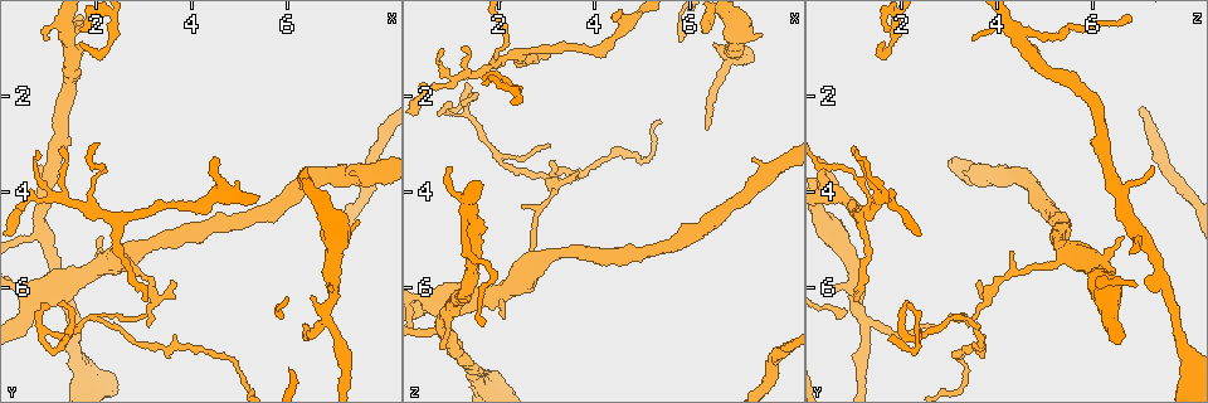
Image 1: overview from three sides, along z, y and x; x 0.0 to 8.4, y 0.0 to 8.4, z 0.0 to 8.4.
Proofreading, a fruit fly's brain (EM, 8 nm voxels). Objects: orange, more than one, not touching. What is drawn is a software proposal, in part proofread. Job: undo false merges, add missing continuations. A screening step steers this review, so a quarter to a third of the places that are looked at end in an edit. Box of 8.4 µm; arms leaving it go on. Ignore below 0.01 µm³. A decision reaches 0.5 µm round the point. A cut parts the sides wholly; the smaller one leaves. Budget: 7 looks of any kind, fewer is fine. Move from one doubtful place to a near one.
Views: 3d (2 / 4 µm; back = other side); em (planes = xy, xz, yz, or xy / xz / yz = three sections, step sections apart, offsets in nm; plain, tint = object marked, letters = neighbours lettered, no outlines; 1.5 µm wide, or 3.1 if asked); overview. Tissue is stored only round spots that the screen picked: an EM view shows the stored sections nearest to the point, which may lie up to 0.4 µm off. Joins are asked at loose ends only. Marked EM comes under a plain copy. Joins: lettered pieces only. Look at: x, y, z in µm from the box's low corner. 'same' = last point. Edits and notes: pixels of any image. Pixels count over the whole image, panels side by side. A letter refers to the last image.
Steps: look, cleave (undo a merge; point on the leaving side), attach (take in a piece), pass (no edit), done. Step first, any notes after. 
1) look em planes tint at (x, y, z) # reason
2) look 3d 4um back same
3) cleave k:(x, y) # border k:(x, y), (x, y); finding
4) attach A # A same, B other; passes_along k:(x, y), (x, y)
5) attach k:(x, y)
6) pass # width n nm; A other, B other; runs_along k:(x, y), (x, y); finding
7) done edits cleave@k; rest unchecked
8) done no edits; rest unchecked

look em yz step 8 letters at (1.40, 0.75, 4.50) # three arms meet

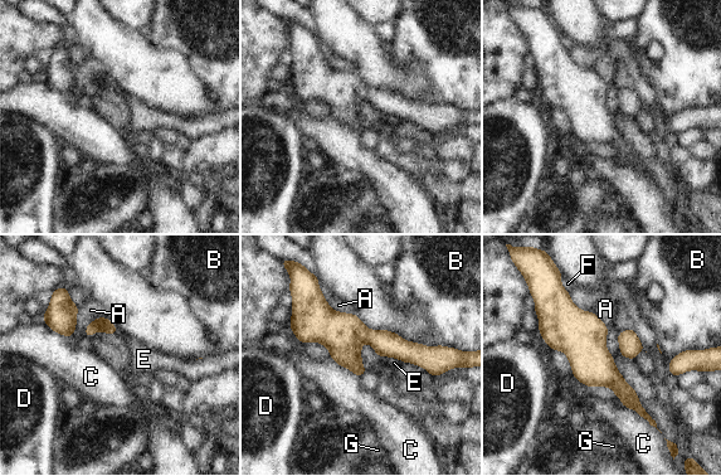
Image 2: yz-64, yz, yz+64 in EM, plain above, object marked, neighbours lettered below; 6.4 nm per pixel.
pass # width 180 nm; A other, B other, C other, D other, E other, F other, G other; border 2:(79, 306), (71, 336); all the same neuron

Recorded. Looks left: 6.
look em planes letters at (6.30, 3.85, 0.70) # free end

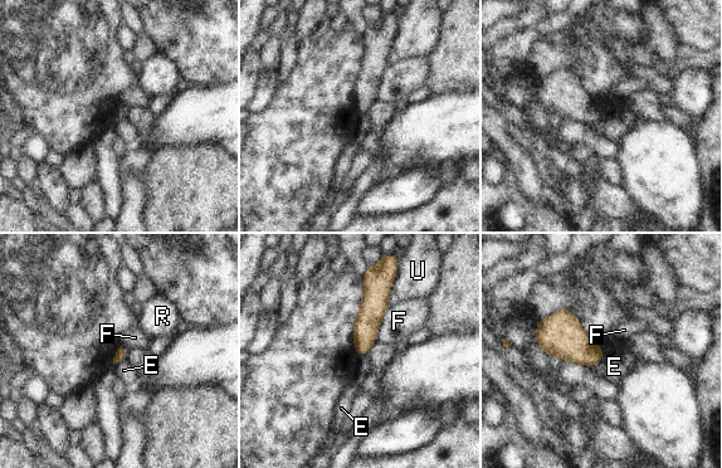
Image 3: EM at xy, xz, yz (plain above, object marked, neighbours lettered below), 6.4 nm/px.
pass # E other, F other, R other, U other; runs_along 3:(366, 278), (370, 316), (361, 351); none of them fits

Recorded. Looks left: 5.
look 3d 4um at (1.35, 6.95, 2.40) # abrupt turn

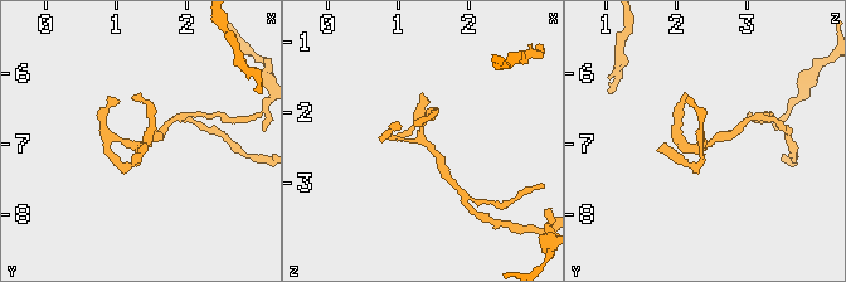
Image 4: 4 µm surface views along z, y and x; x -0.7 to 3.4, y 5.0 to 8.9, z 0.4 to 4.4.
look em xz step 4 letters at (1.35, 6.95, 2.40)

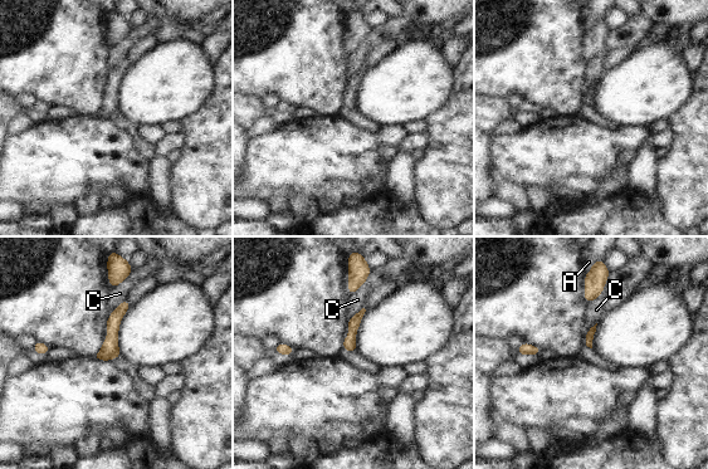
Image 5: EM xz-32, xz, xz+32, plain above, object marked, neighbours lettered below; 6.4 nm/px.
pass # A other, C other; border 5:(604, 287), (589, 302); all the same neuron

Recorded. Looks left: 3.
done no edits; rest unchecked

